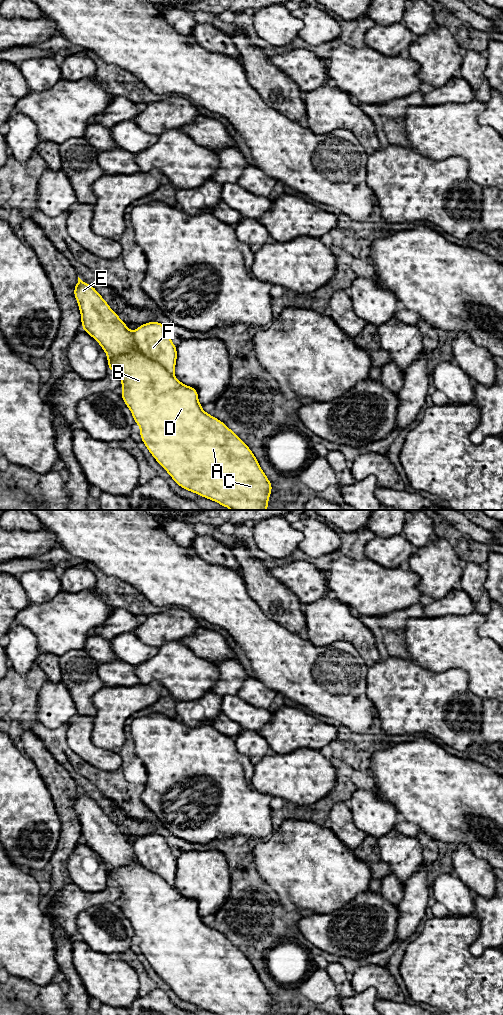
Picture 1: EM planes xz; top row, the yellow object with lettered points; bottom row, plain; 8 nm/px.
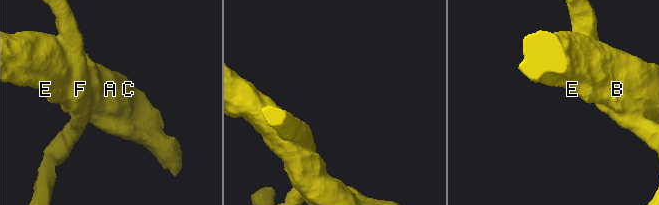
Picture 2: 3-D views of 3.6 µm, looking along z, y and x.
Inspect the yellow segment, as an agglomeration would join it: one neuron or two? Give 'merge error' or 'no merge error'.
merge error

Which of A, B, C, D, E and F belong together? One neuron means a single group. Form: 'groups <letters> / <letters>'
groups A B C D E / F

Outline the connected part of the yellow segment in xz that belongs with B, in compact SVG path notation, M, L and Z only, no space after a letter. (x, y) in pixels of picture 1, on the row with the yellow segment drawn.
M79 277L74 286L74 297L78 301L82 329L93 337L107 354L109 371L115 372L121 378L123 392L120 396L130 409L135 424L141 428L141 440L176 484L231 510L267 510L272 483L242 439L221 420L203 411L198 401L197 389L184 385L160 364L139 352L133 339L133 332L128 330L127 324L92 285Z

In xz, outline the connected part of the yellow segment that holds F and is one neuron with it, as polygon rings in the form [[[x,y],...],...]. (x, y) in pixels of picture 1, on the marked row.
[[[151,321],[133,331],[136,348],[148,359],[165,368],[170,374],[175,371],[177,347],[172,343],[165,325]]]

